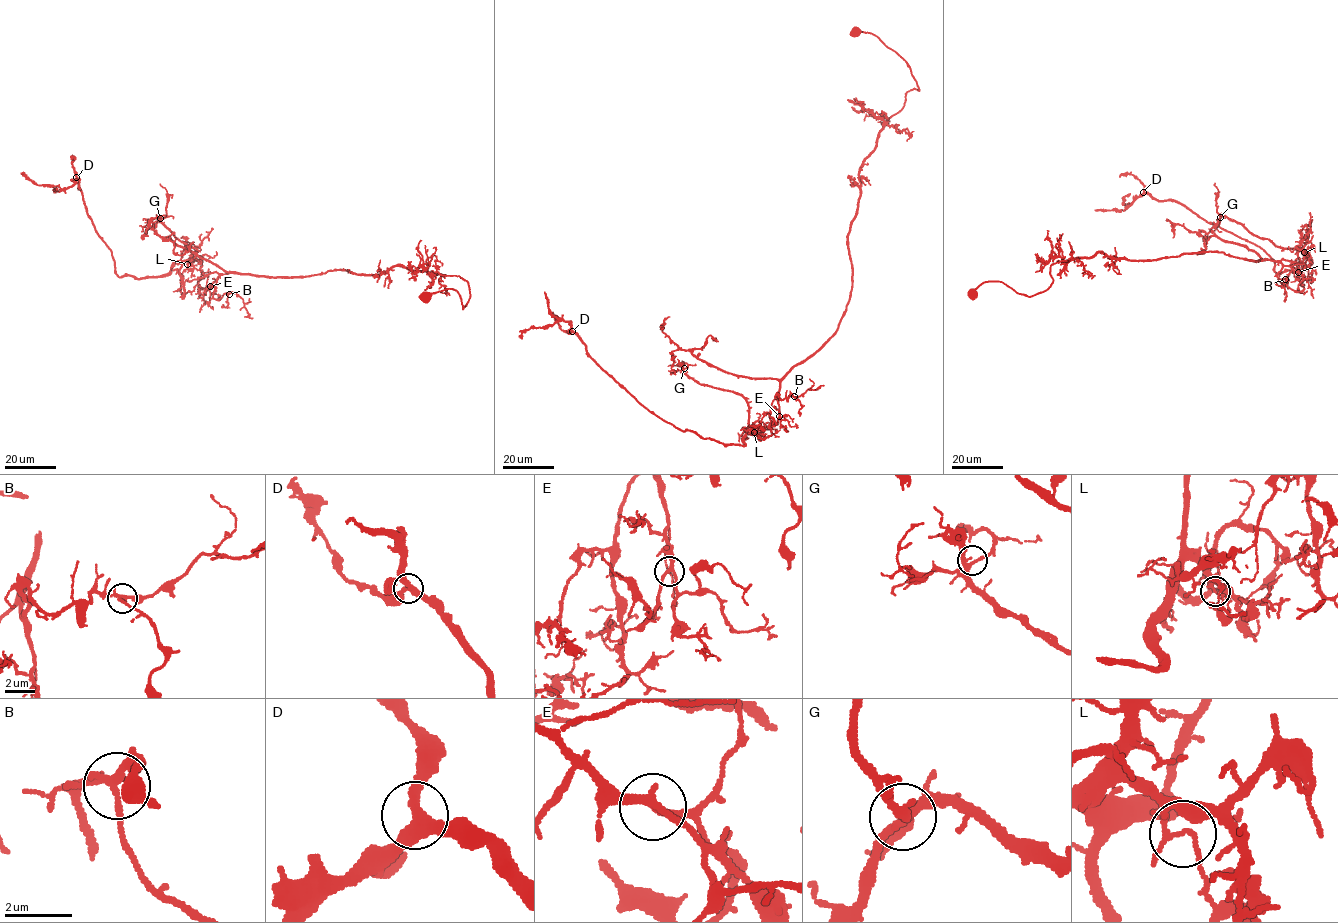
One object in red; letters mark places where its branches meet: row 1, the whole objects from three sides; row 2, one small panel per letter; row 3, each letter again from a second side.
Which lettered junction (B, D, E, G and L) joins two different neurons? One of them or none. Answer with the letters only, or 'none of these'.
L

